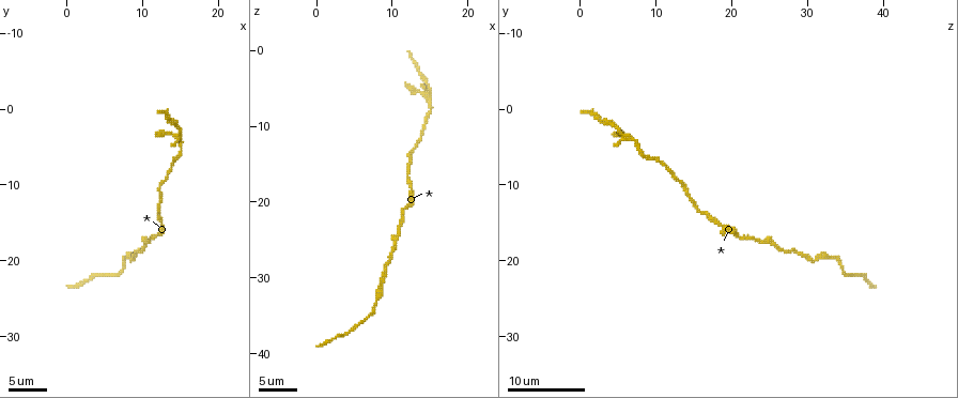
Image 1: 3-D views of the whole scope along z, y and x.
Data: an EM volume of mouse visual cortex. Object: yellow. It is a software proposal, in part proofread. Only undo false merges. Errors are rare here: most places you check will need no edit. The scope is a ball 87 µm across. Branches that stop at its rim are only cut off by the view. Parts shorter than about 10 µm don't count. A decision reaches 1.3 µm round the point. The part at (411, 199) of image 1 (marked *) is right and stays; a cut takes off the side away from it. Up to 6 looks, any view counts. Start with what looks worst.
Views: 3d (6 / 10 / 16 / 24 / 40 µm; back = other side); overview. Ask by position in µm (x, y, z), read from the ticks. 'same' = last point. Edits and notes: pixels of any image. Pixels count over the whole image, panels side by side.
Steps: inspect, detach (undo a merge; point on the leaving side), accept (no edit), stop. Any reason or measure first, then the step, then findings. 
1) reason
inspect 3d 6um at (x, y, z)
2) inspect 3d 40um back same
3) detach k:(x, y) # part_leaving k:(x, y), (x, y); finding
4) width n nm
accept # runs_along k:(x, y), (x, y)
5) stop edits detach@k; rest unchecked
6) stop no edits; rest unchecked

sudden change in width
inspect 3d 16um at (8.0, 19.5, 33.0)

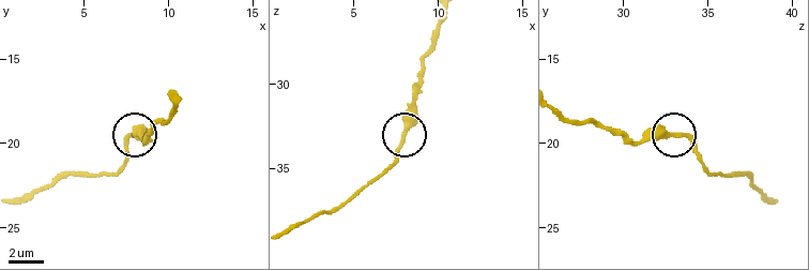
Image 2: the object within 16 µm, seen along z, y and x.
width 270 nm
accept # runs_along 2:(560, 113), (638, 143), (676, 134), (701, 159); all the same cell

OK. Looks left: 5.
inspect 3d 10um at (15.0, 4.5, 7.0)

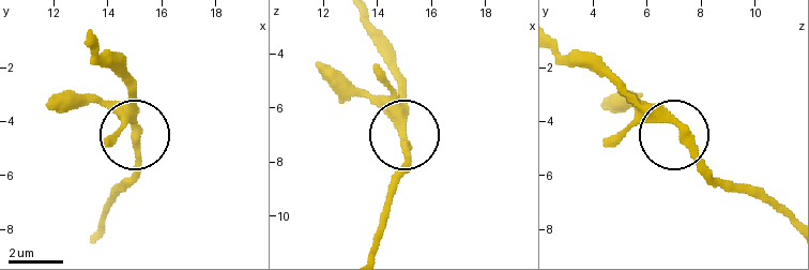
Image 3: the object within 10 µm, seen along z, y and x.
inspect 3d 10um back at (15.0, 4.4, 7.3)

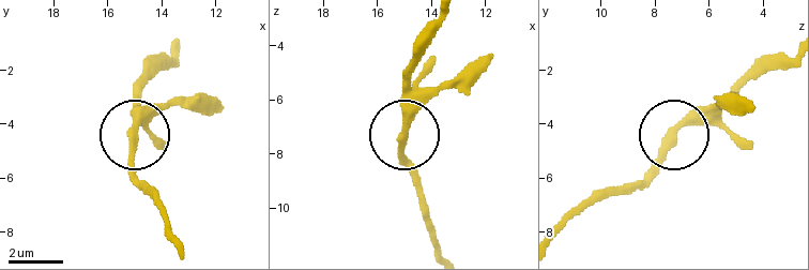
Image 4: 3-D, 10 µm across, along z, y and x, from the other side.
accept # runs_along 4:(556, 230), (632, 189), (674, 133), (734, 87); continuous, no second cell

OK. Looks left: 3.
thin neck
inspect 3d 16um at (12.0, 13.5, 16.5)

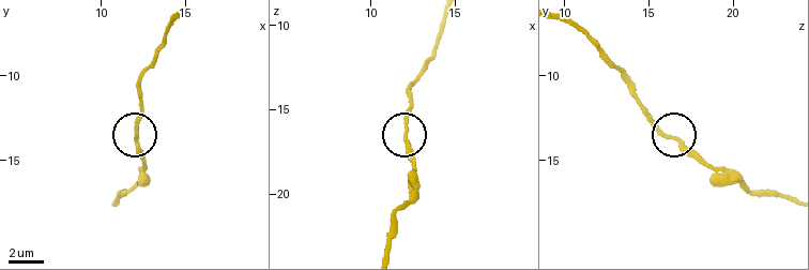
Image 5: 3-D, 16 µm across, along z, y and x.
from behind
inspect 3d 16um back at (12.1, 13.6, 16.3)

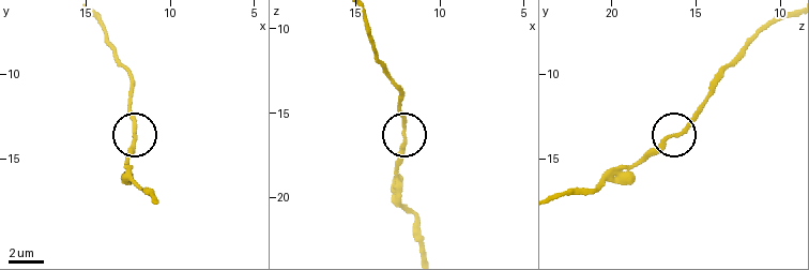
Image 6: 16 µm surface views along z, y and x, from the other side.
accept # one cell here

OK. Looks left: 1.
stop no edits; rest unchecked

